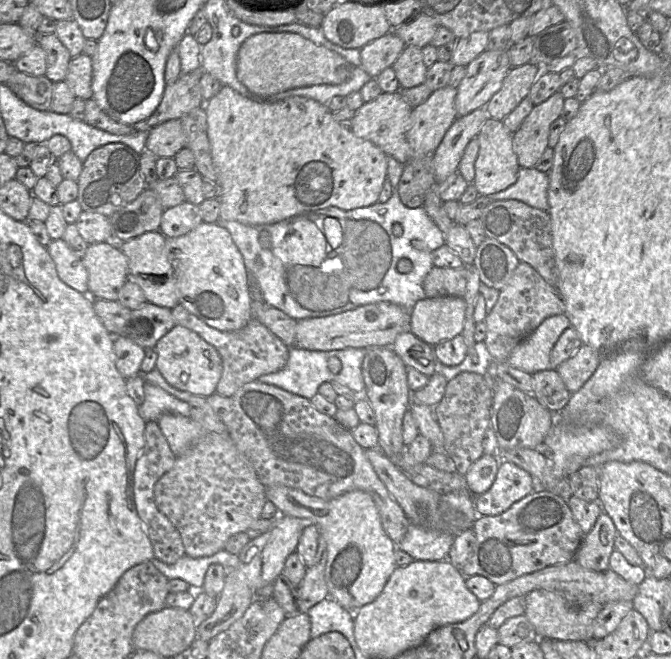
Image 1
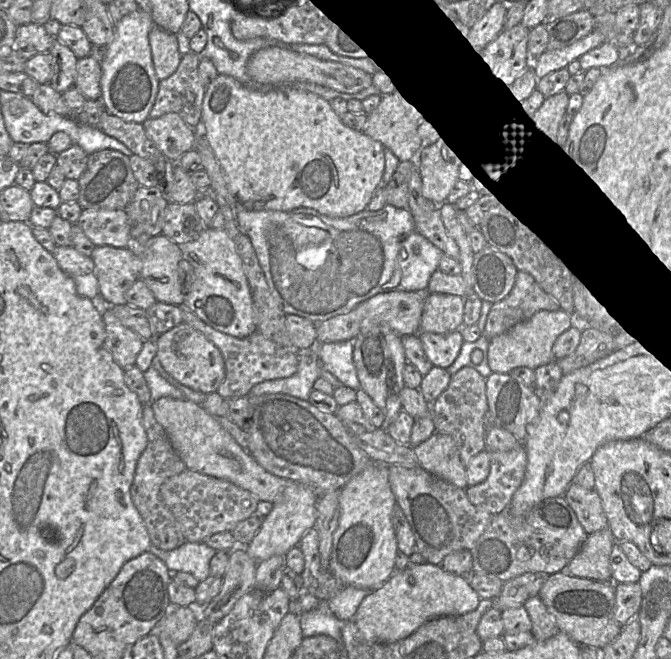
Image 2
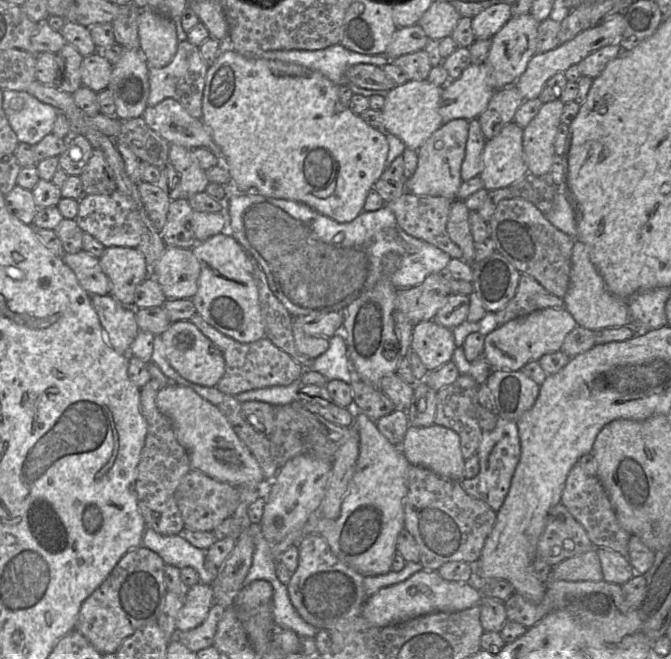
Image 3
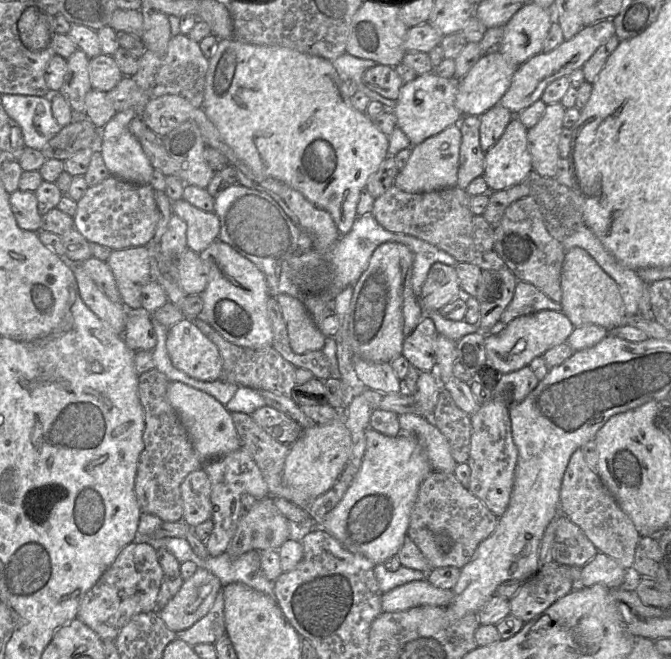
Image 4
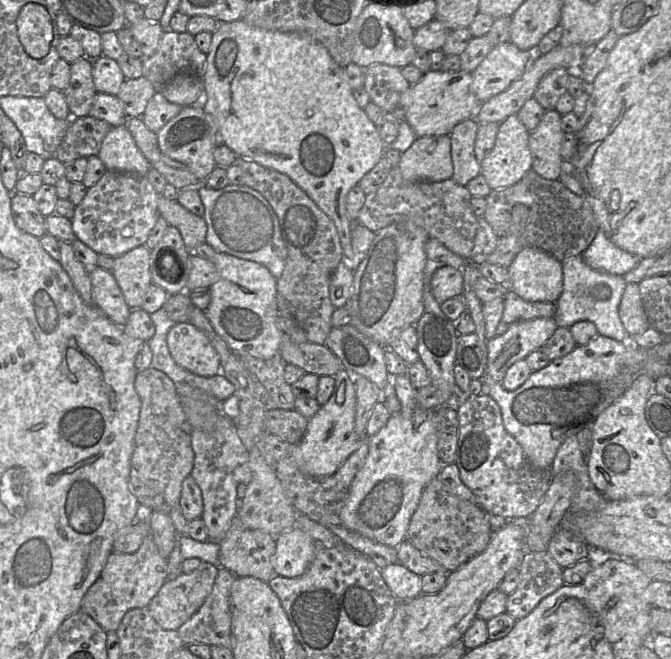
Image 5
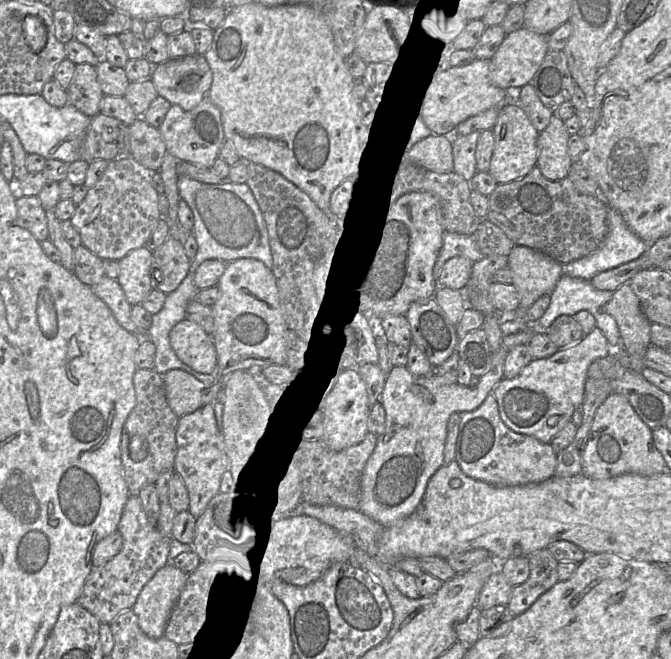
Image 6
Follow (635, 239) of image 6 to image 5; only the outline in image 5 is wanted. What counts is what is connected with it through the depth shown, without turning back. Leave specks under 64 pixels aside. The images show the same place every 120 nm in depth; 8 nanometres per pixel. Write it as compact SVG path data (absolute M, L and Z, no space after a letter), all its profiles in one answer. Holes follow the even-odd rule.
M600 227L581 257L594 270L621 276L635 268L640 260L613 244Z

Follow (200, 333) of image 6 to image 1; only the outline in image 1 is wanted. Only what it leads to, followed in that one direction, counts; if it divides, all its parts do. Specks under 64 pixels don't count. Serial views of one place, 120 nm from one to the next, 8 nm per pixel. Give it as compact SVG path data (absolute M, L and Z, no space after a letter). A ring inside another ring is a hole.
M175 325L161 337L154 348L157 352L156 368L174 388L193 395L209 397L216 393L222 376L222 359L218 351L196 332Z

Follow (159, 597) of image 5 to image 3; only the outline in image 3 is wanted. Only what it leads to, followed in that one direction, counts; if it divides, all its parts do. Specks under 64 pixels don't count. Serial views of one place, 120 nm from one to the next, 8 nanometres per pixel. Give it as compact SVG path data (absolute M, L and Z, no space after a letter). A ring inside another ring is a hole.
M199 582L189 587L176 619L176 629L186 631L200 625L207 617L214 603L211 584Z

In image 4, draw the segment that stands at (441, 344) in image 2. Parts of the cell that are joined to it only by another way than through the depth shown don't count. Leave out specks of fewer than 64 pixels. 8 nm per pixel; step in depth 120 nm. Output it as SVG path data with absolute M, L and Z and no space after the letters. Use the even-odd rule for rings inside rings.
M424 316L414 331L404 340L402 356L421 371L434 371L438 331L431 318Z

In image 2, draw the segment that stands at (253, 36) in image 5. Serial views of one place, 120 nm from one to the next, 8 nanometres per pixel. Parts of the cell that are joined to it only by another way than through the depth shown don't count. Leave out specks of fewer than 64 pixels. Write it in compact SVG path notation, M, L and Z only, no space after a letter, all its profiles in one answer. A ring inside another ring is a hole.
M219 74L205 90L201 128L222 168L228 189L237 202L237 213L241 209L250 211L291 211L296 208L311 208L329 217L345 218L367 209L376 189L383 183L386 165L383 143L367 134L364 130L356 130L346 126L341 121L340 116L332 109L329 101L306 90L294 87L278 87L269 91L256 91L229 75Z

